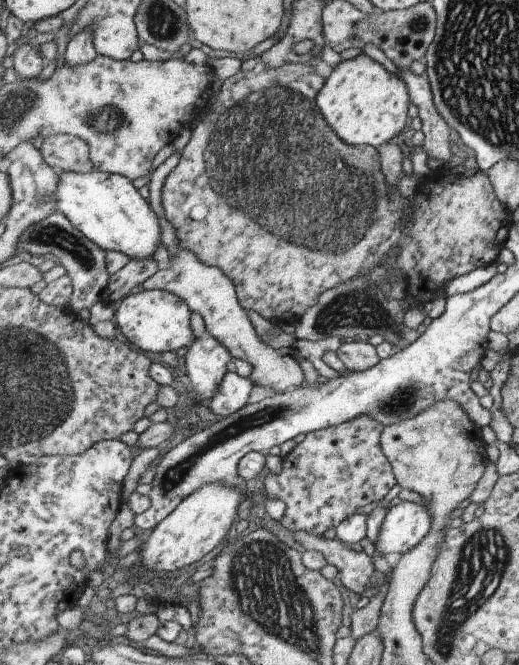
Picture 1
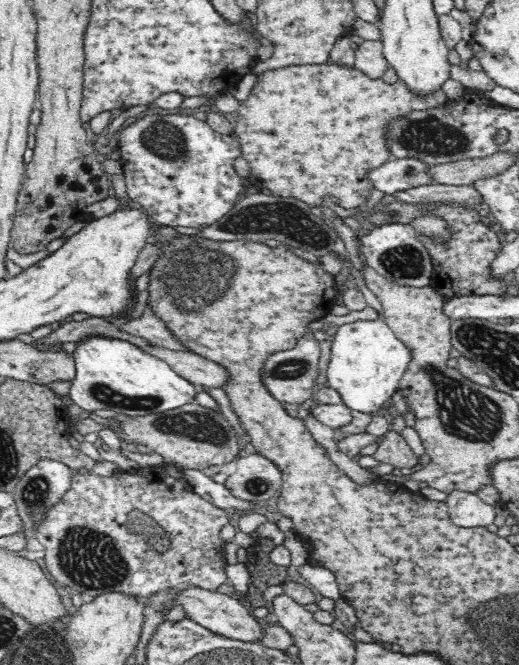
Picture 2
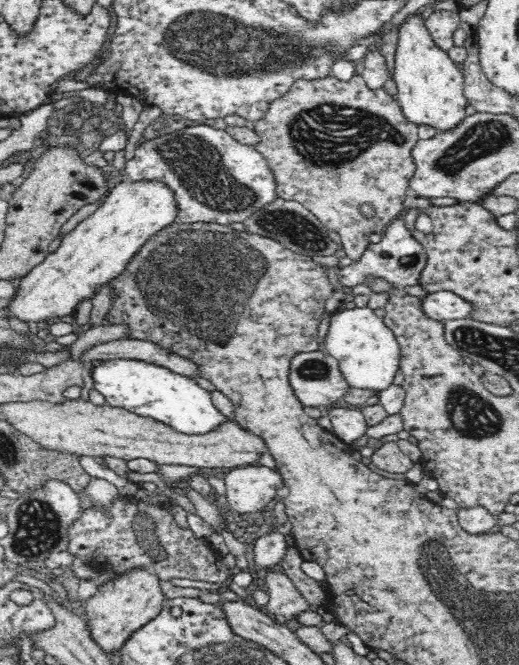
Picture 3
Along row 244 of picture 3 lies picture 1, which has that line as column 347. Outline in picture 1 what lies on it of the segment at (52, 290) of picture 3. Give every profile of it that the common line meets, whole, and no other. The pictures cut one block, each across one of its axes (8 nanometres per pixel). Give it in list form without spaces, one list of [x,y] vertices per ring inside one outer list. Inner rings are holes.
[[[363,53],[340,61],[331,69],[314,101],[330,129],[350,145],[376,148],[399,134],[409,119],[409,99],[405,83]]]

